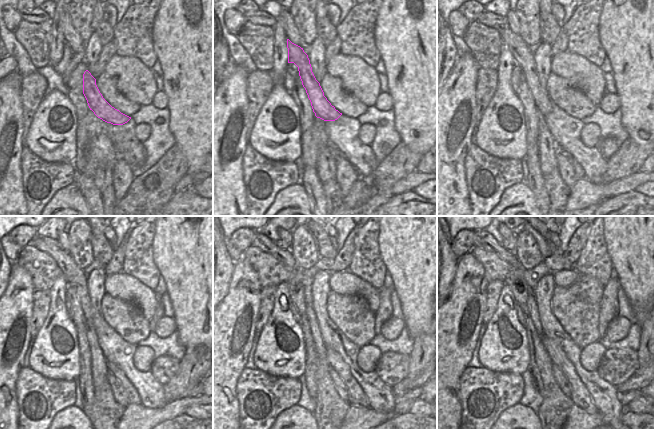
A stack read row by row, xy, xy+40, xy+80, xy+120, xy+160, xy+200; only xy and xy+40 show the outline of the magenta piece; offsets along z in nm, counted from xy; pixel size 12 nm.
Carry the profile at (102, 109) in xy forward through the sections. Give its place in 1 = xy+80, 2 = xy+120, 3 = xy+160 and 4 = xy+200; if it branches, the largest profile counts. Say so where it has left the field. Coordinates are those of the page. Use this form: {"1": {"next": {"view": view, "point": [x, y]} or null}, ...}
{"1": {"next": {"view": "xy+80", "point": [523, 56]}}, "2": {"next": {"view": "xy+120", "point": [75, 276]}}, "3": {"next": {"view": "xy+160", "point": [261, 241]}}, "4": {"next": {"view": "xy+200", "point": [482, 239]}}}

